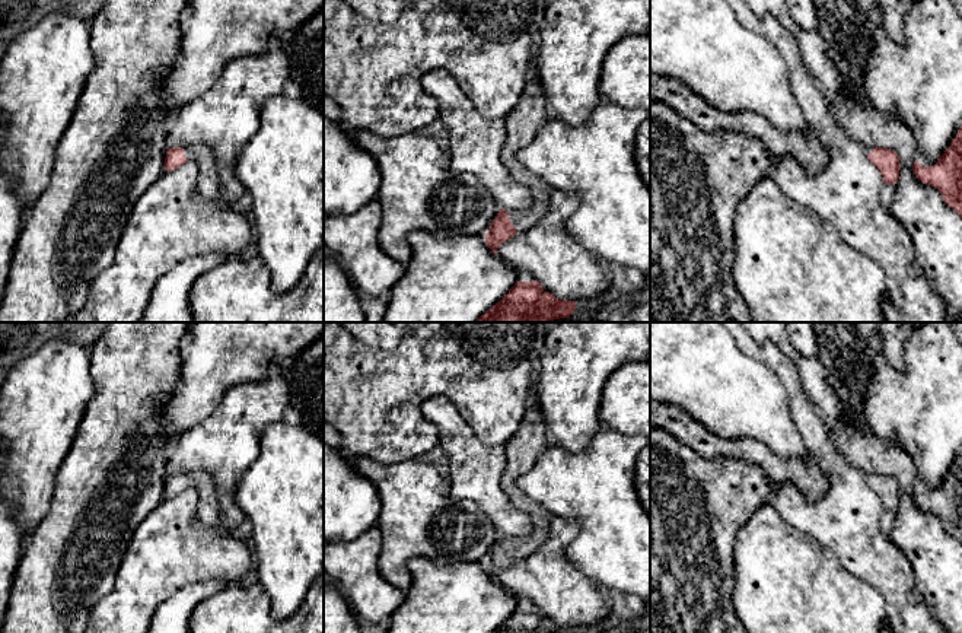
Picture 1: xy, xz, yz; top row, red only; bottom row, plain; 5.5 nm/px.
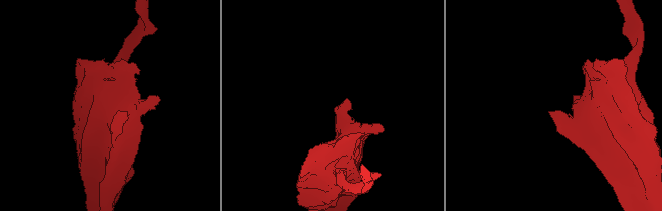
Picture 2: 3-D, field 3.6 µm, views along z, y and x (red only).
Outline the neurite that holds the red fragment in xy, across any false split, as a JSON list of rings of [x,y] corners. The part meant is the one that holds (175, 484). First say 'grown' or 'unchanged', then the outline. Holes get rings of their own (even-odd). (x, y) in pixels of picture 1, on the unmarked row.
grown; [[[200,470],[187,474],[168,474],[165,497],[176,496],[188,487],[197,492],[197,515],[203,524],[216,527],[220,522],[220,509],[213,475]]]

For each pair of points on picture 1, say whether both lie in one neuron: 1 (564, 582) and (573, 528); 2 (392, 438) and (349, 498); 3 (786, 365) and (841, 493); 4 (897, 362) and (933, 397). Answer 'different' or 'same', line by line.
1: same
2: different
3: same
4: different

